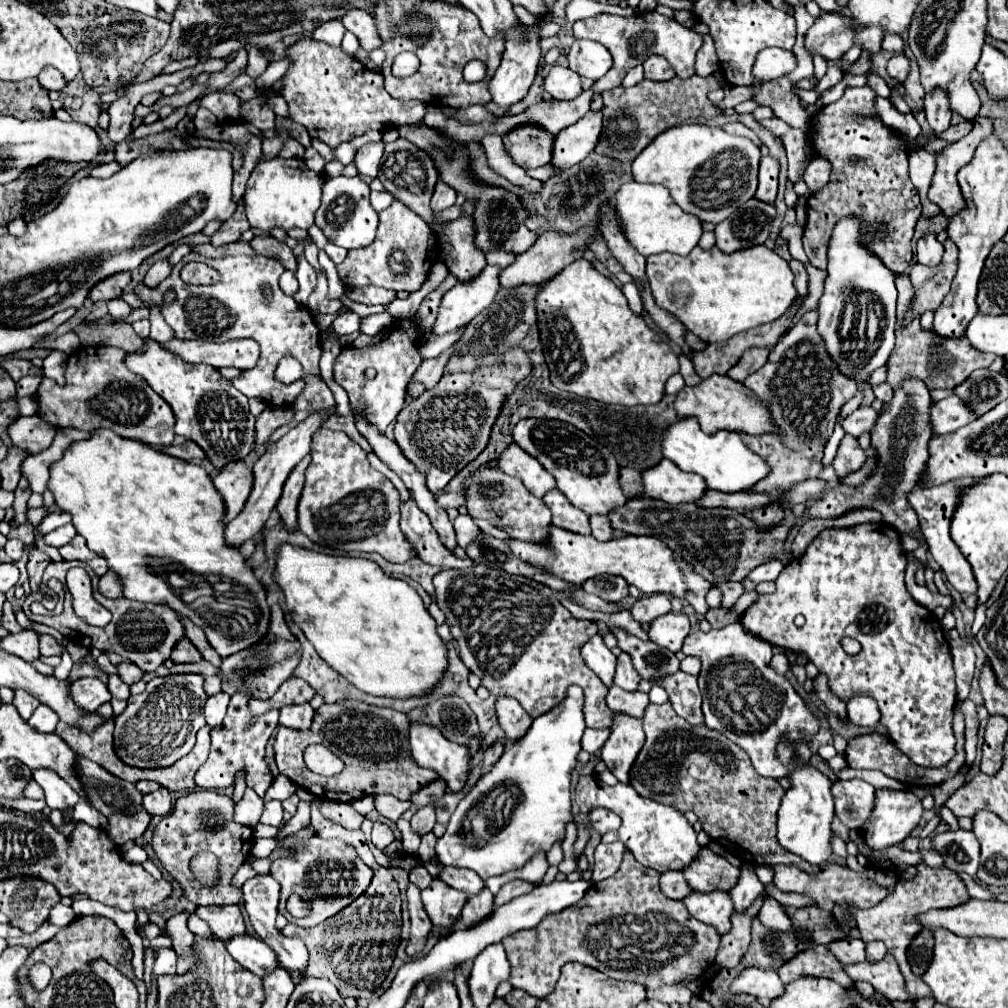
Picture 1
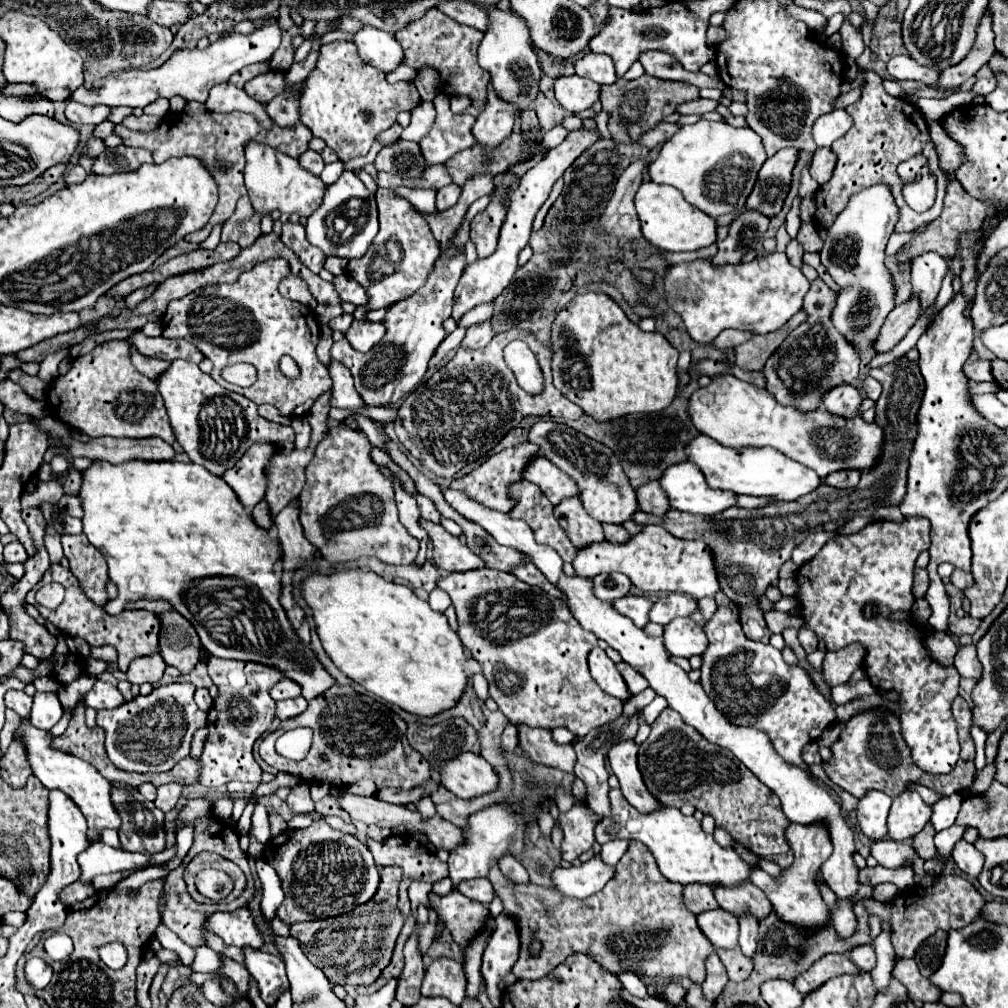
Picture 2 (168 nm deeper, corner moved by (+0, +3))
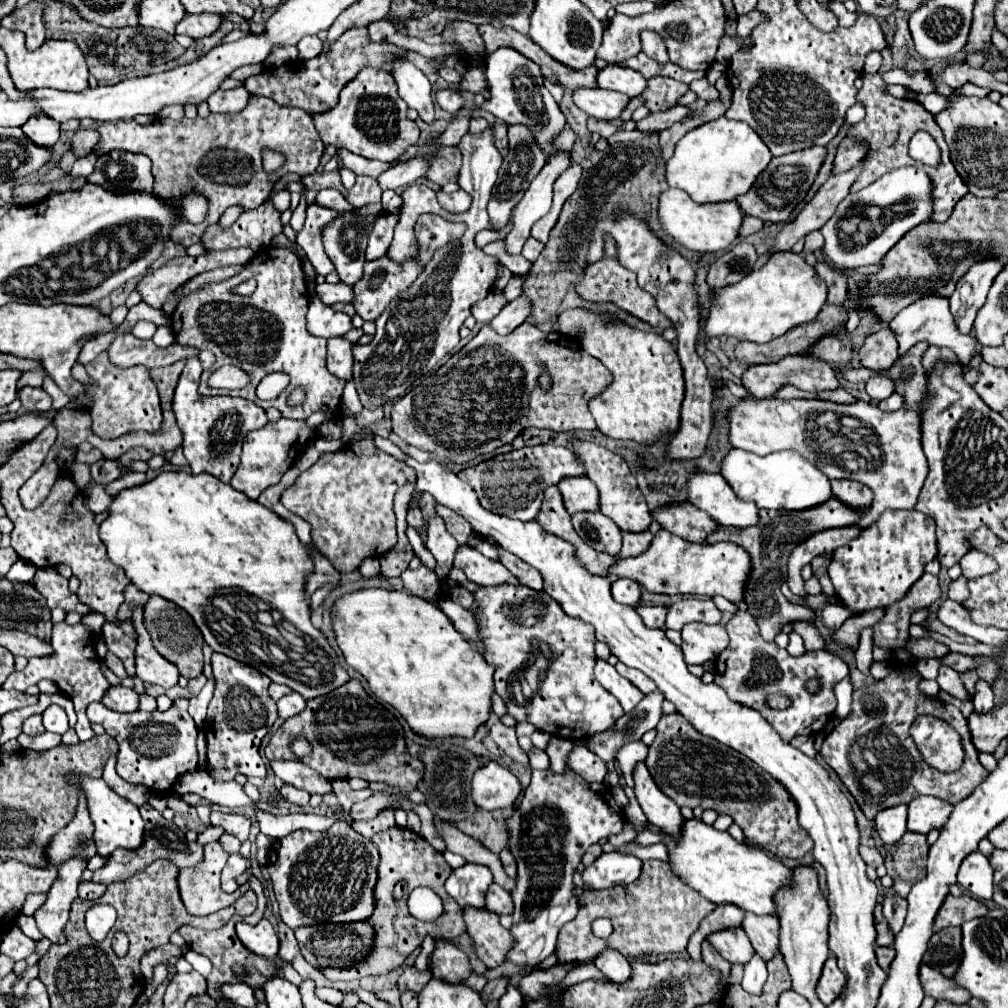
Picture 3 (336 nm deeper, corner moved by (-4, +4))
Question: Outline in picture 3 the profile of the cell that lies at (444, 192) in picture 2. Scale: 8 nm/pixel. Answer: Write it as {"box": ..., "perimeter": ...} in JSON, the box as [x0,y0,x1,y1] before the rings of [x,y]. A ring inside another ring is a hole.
{"box":[437,189,471,213],"perimeter":[[[463,189],[455,191],[455,193],[445,193],[445,191],[439,191],[437,193],[437,201],[443,209],[447,209],[449,213],[463,213],[471,207],[471,197],[469,193],[465,193]]]}

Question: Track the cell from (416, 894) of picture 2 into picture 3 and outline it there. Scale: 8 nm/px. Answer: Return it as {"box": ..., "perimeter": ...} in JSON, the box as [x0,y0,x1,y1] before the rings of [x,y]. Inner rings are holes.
{"box":[397,967,431,993],"perimeter":[[[407,967],[407,969],[403,971],[403,975],[399,977],[399,981],[397,981],[399,993],[405,993],[405,991],[419,993],[419,991],[427,985],[429,979],[431,979],[429,973],[421,973],[421,971],[417,971],[415,967]]]}

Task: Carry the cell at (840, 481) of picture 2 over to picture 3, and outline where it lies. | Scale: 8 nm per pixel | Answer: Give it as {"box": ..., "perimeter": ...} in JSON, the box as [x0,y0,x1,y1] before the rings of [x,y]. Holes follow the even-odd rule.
{"box":[831,479,873,511],"perimeter":[[[833,479],[831,487],[833,487],[833,495],[837,499],[841,499],[841,503],[845,503],[847,507],[853,507],[857,511],[865,511],[873,503],[873,491],[869,491],[869,487],[865,487],[863,483],[847,481],[847,479],[843,479],[843,481]]]}

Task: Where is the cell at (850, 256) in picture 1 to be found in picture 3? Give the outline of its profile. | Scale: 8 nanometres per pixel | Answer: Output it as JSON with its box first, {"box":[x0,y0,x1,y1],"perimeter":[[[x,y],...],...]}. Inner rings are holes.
{"box":[821,167,933,267],"perimeter":[[[899,167],[897,171],[885,173],[881,179],[873,181],[869,187],[849,193],[837,207],[835,215],[821,227],[825,237],[825,253],[837,267],[863,267],[871,263],[879,263],[883,255],[913,227],[931,219],[933,213],[933,183],[931,177],[919,167]]]}

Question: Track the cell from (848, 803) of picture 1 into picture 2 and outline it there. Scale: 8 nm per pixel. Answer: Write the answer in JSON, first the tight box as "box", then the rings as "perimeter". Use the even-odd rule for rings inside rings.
{"box":[855,790,891,840],"perimeter":[[[869,790],[865,796],[857,800],[855,816],[861,832],[871,838],[879,840],[887,836],[887,814],[891,808],[891,798],[879,790]]]}

